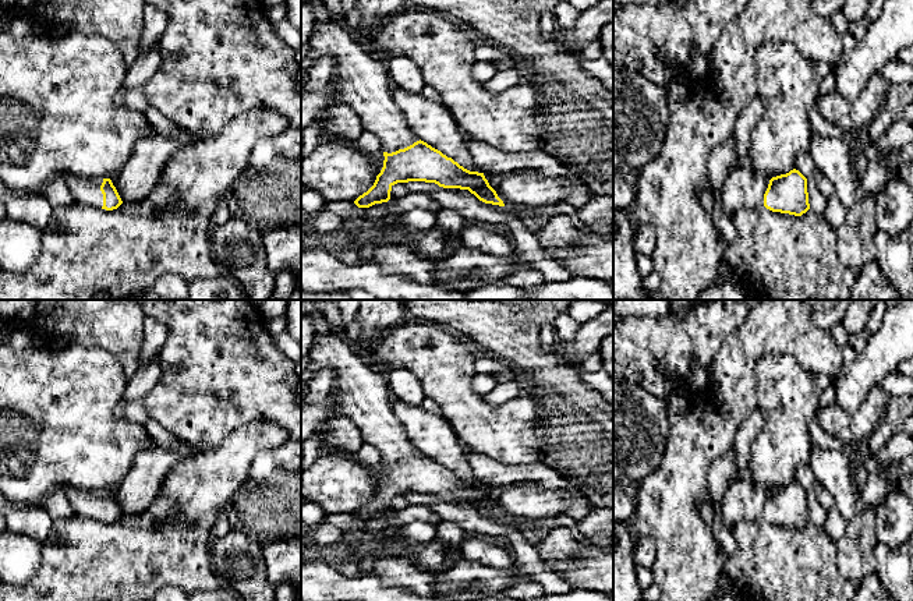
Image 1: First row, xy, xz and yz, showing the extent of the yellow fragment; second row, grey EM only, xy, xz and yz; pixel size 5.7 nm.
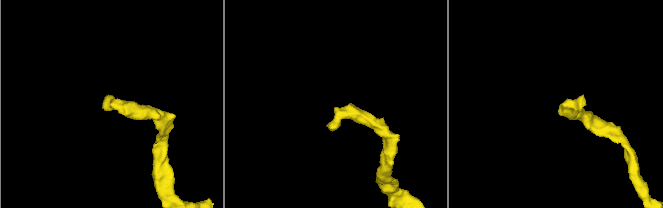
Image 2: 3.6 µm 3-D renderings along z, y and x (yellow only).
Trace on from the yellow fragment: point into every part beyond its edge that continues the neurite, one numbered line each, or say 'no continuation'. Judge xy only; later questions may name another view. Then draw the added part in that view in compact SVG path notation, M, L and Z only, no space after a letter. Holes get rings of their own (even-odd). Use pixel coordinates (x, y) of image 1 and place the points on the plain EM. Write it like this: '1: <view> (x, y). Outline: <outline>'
1: xy (87, 504). Outline: M64 487L64 491L75 513L89 519L103 519L103 506L100 503L103 491L82 491L74 487Z

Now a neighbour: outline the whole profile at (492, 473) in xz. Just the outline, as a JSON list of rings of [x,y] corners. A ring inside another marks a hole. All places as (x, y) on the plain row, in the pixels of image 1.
[[[463,443],[461,446],[474,476],[488,487],[506,488],[512,484],[532,481],[544,488],[569,491],[571,494],[571,505],[566,513],[574,520],[583,519],[592,509],[591,502],[577,487],[542,462],[528,466],[510,466],[475,453]]]

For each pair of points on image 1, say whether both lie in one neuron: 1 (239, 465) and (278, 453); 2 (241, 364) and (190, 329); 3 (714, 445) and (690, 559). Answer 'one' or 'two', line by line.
1: two
2: one
3: one

